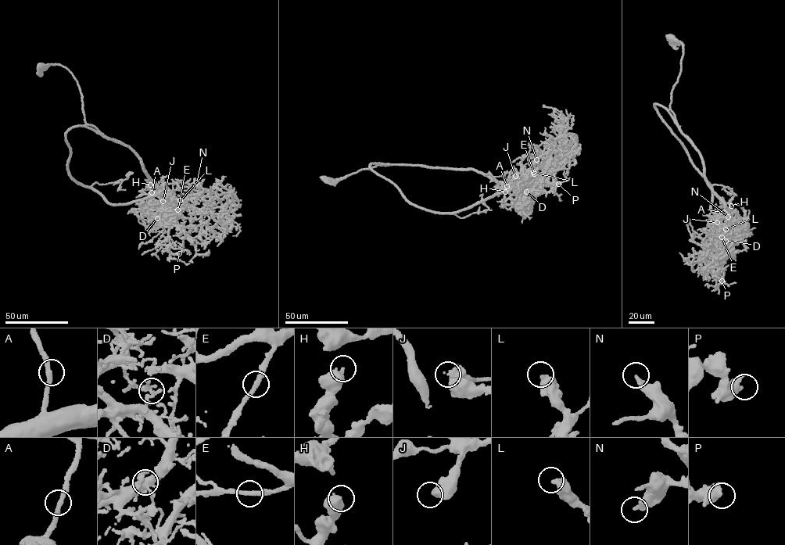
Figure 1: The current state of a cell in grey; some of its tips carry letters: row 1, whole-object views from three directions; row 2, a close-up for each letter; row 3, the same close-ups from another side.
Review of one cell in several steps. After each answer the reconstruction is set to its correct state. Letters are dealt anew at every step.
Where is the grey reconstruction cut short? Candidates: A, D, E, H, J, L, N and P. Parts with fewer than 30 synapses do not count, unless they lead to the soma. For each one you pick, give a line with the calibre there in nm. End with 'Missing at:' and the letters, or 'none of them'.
Missing at: none of them

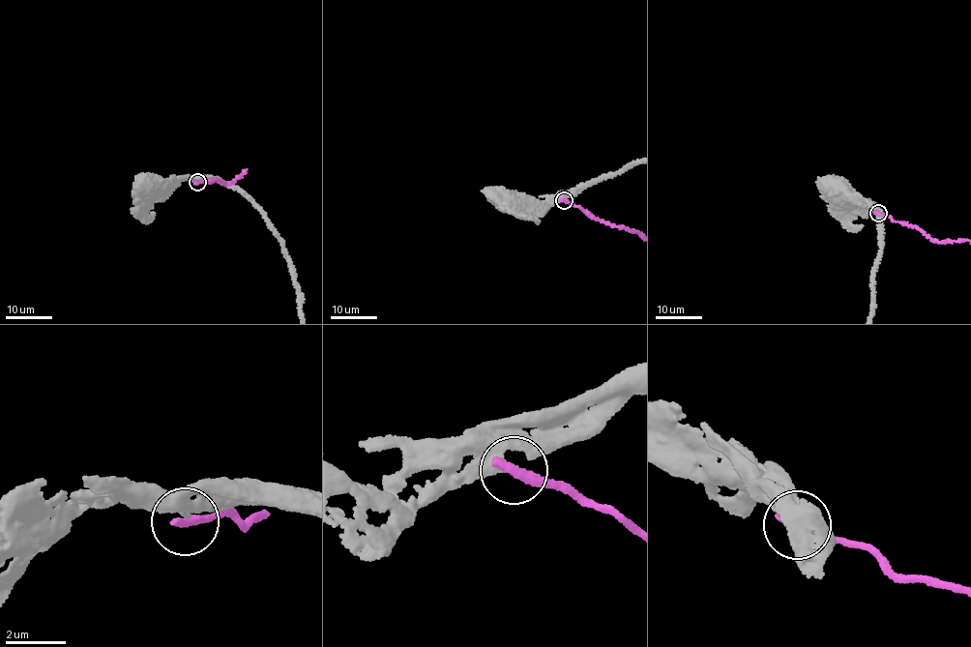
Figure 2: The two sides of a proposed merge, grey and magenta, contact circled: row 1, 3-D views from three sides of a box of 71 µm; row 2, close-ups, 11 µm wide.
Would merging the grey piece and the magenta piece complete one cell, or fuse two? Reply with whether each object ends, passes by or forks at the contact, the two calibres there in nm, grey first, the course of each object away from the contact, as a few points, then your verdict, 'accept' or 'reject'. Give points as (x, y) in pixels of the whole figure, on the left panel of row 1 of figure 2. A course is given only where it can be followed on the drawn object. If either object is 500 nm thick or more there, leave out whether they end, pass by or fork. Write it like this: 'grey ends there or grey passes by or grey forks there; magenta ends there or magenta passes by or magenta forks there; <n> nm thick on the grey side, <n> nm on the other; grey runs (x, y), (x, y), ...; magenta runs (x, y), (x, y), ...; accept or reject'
grey ends there; magenta ends there; 440 nm thick on the grey side, 360 nm on the other; grey runs (197, 182), (191, 178), (156, 187), (150, 194), (145, 194), (147, 191); reject

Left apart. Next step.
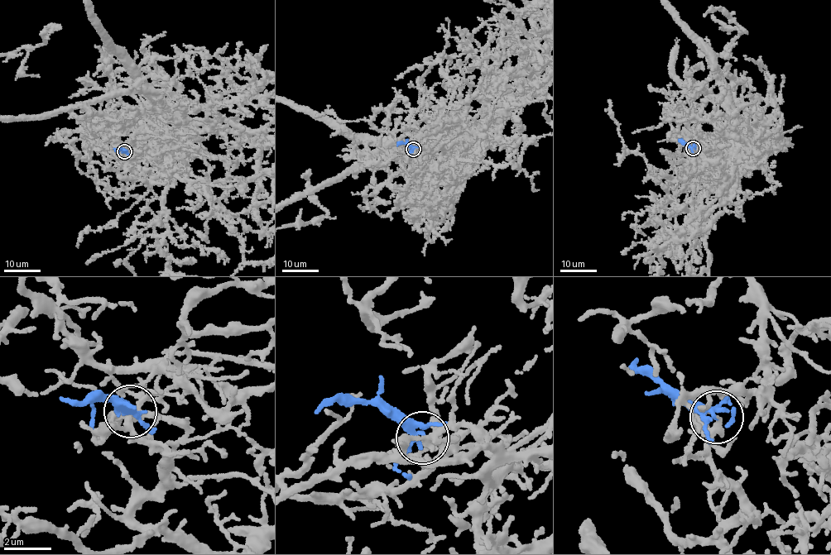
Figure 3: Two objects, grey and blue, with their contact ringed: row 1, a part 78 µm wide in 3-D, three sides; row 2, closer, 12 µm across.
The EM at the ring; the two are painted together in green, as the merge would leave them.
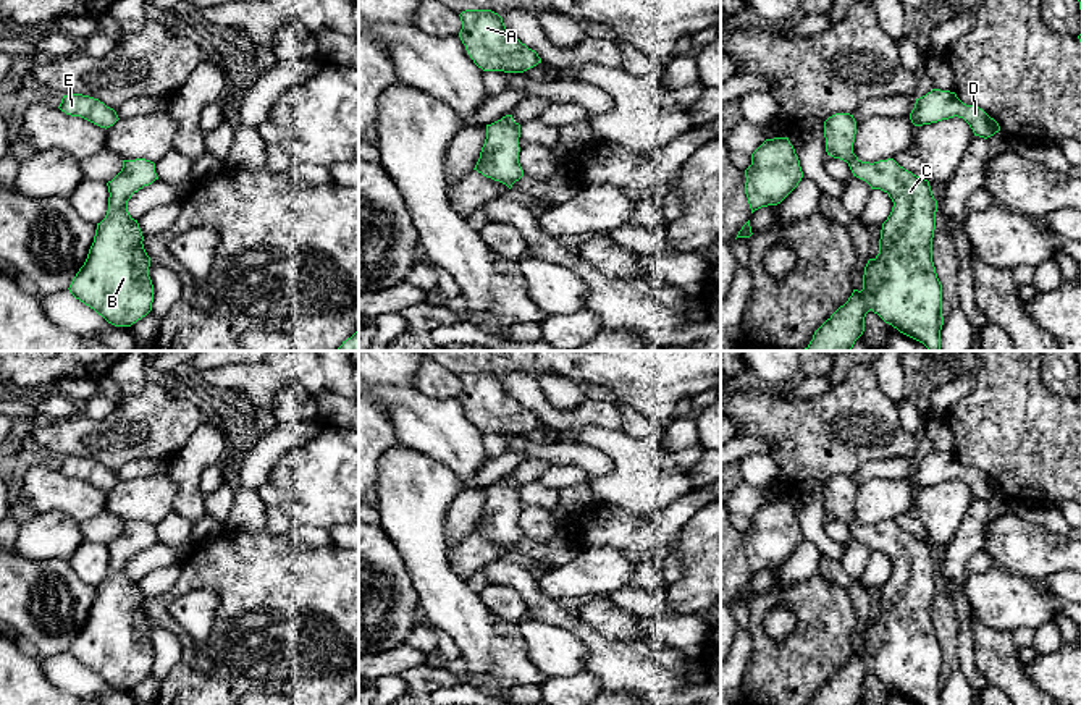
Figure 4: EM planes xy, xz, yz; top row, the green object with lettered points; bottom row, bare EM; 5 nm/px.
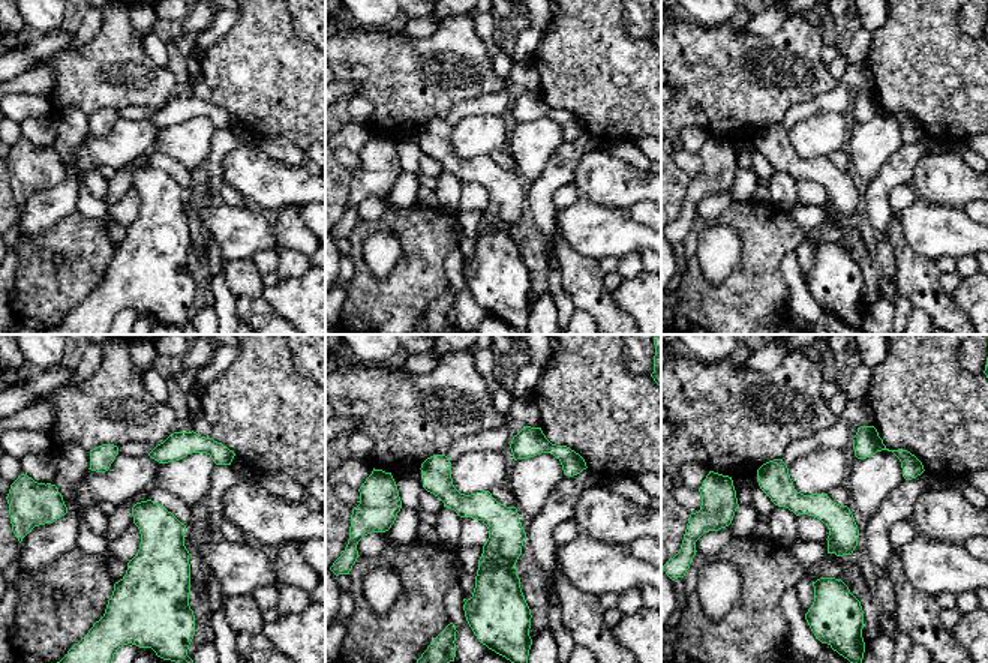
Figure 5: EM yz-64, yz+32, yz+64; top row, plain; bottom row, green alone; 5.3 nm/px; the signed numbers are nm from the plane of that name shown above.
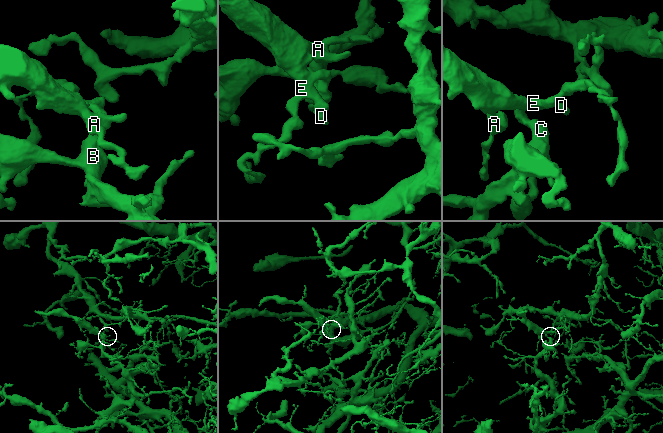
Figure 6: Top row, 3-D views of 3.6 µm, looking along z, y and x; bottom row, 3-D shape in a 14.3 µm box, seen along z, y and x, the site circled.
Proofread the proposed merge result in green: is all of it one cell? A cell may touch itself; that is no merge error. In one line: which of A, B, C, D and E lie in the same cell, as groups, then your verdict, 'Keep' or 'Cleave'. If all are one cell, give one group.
Groups: A B C D E. Keep

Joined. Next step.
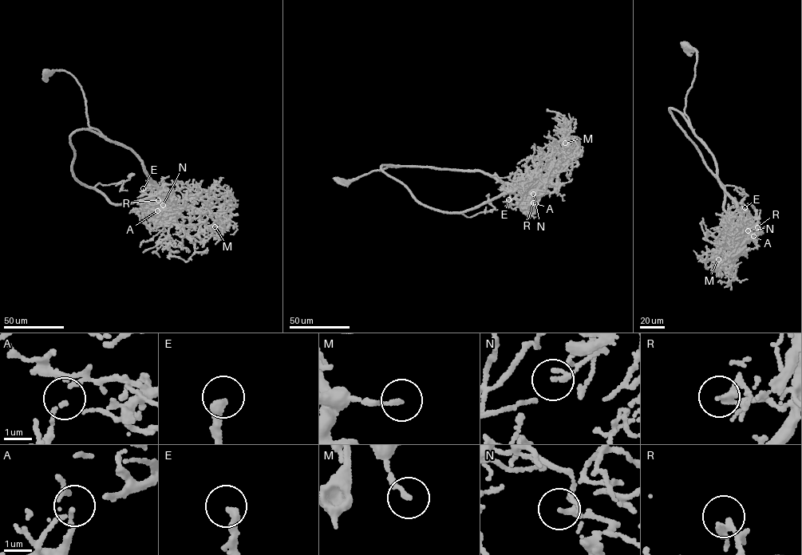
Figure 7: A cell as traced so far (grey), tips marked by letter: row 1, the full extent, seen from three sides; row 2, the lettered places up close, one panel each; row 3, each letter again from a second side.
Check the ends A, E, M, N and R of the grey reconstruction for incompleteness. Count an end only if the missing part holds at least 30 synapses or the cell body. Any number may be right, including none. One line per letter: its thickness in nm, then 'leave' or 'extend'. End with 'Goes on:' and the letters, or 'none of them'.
A: calibre 100 nm; leave
E: calibre 320 nm; extend
M: calibre 160 nm; leave
N: calibre 180 nm; leave
R: calibre 180 nm; leave
Goes on: E

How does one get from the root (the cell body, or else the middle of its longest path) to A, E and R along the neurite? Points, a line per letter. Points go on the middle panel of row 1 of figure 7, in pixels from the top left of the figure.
A: (339, 180), (352, 181), (388, 166), (475, 170), (488, 173), (503, 182), (533, 186), (540, 184), (535, 203)
E: (339, 180), (352, 181), (388, 166), (475, 170), (515, 186), (515, 194), (517, 195), (508, 199)
R: (339, 180), (352, 181), (388, 166), (475, 170), (503, 182), (527, 186), (536, 197), (536, 202), (533, 202)

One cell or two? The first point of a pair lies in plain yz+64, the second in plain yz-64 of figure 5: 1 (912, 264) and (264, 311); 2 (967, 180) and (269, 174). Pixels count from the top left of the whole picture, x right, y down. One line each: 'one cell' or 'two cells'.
1: one cell
2: one cell

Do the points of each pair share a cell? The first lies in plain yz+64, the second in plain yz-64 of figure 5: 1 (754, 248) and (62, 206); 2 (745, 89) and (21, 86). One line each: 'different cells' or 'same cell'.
1: different cells
2: different cells

